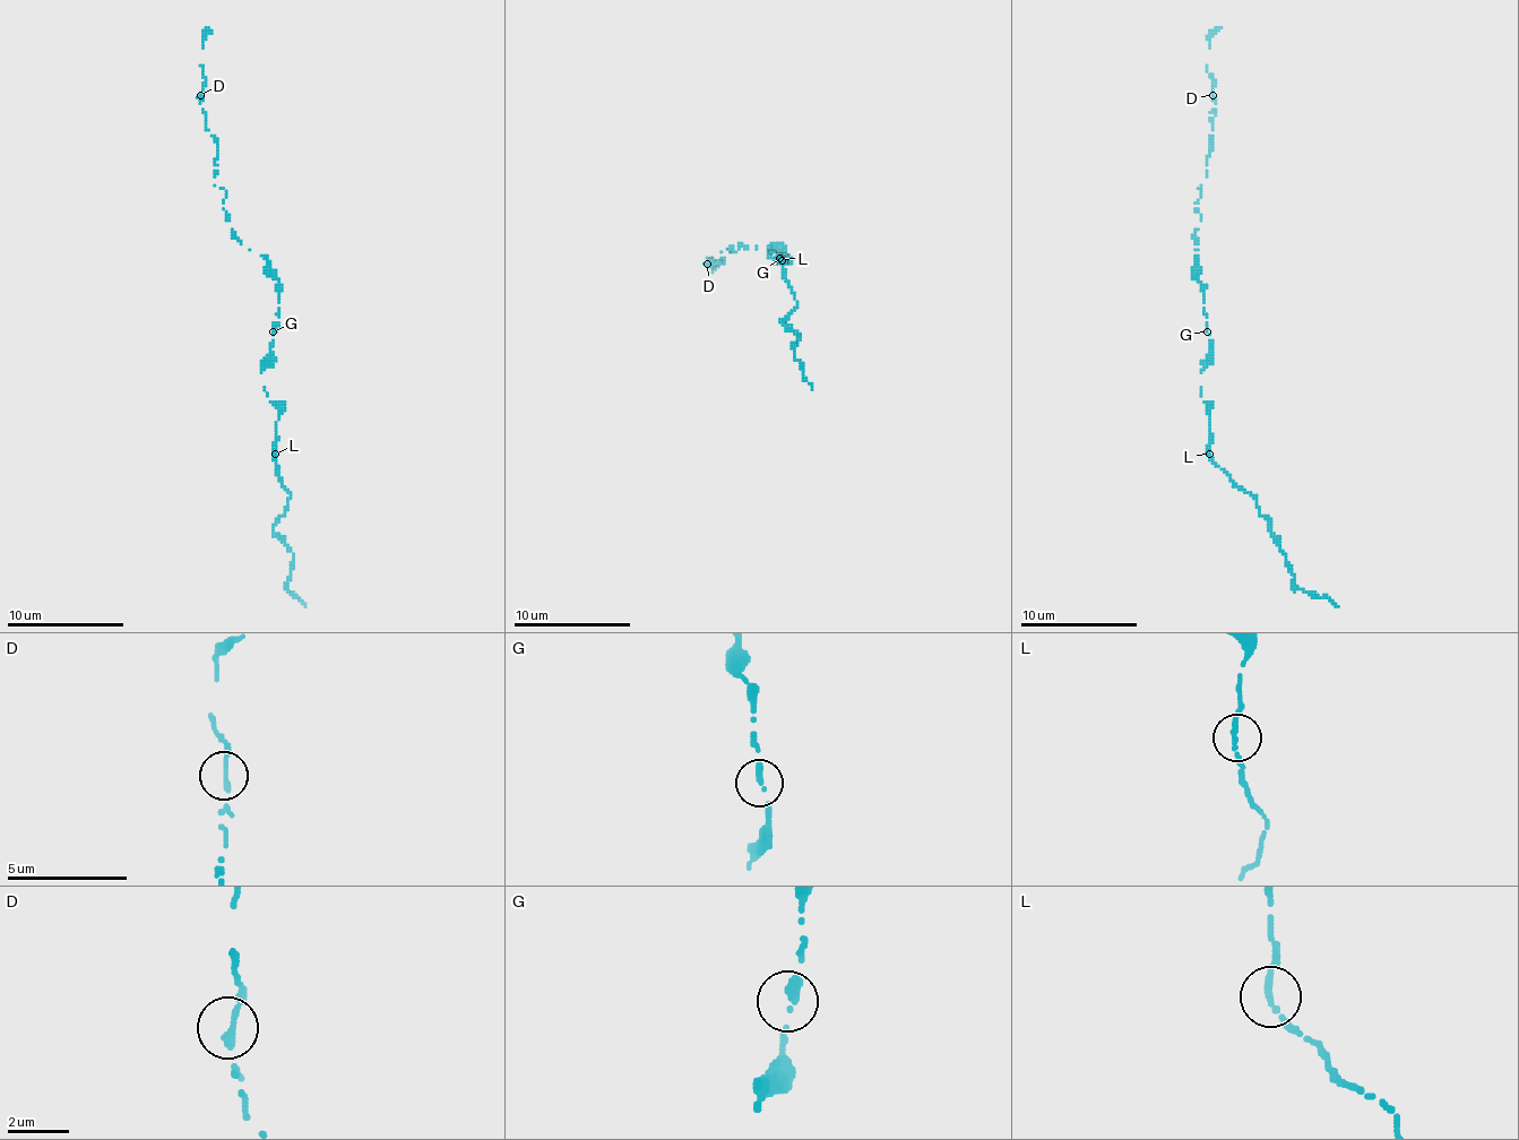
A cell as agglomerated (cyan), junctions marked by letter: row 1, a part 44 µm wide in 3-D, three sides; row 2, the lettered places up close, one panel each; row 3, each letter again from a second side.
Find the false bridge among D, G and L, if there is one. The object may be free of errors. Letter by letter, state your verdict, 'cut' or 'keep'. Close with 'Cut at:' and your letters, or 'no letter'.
D: keep
G: keep
L: keep
Cut at: no letter

